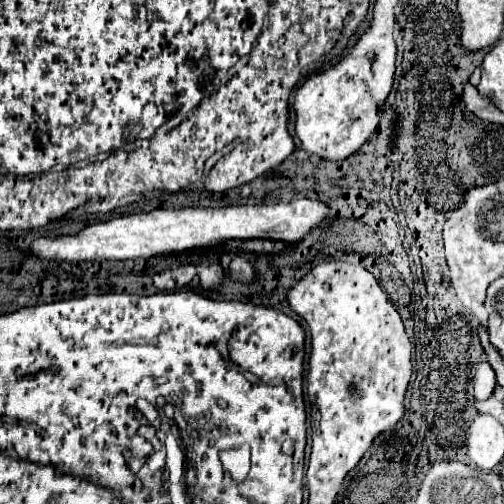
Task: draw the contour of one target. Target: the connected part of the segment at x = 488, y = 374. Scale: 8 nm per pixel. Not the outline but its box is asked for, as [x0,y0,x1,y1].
[473,362,495,400]

